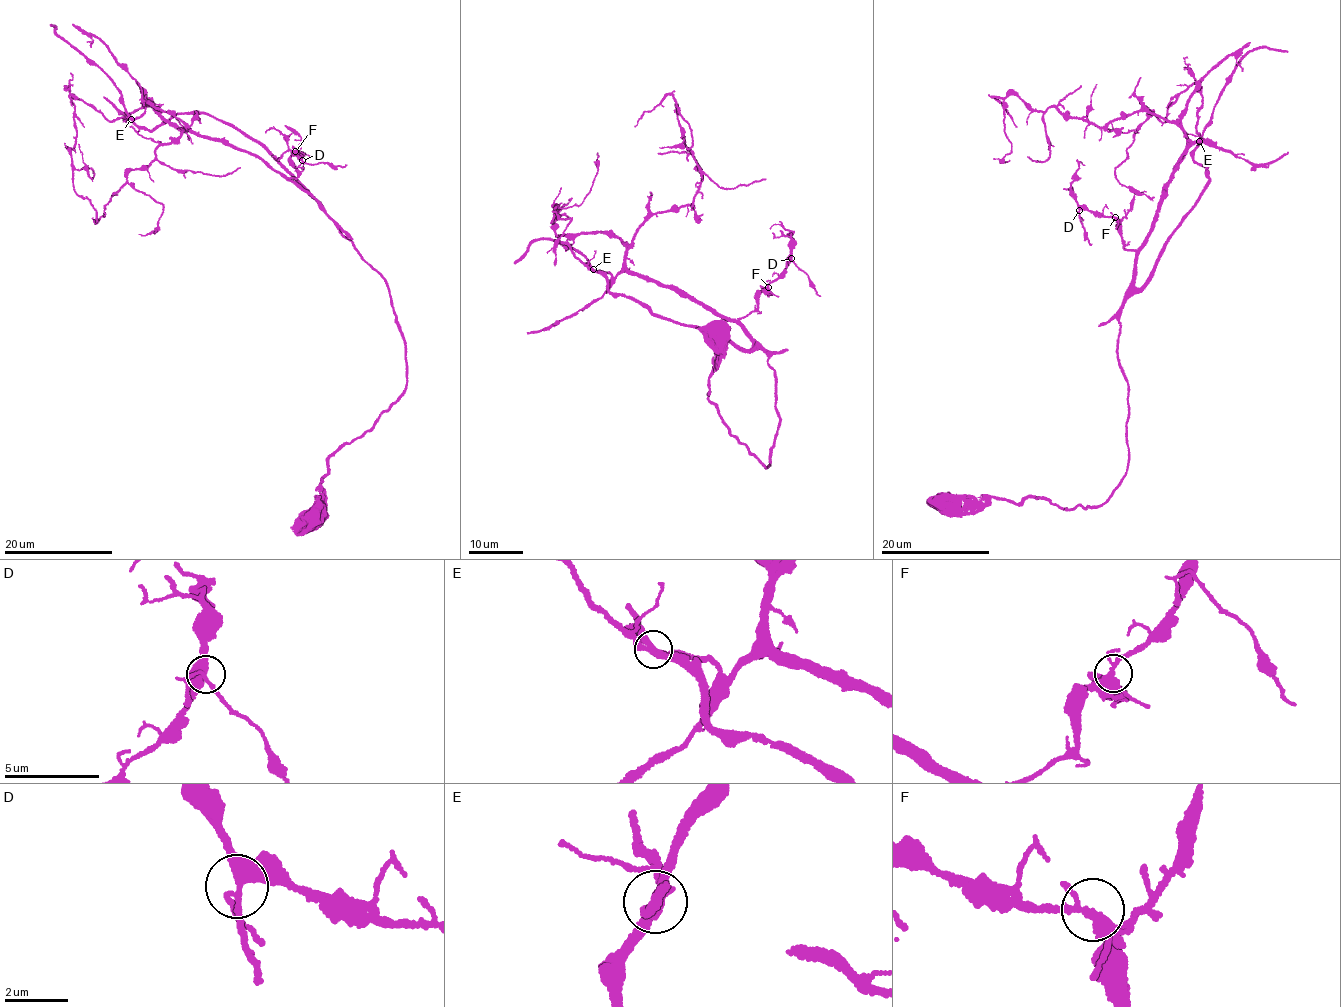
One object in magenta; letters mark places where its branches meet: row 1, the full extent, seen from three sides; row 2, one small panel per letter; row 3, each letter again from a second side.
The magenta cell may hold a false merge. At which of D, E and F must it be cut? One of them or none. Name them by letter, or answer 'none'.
none

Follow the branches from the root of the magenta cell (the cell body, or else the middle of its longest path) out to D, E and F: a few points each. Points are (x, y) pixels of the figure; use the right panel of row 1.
D: (941, 500), (1097, 507), (1126, 471), (1117, 346), (1137, 258), (1118, 219), (1079, 210)
E: (941, 500), (1029, 497), (1065, 509), (1109, 497), (1129, 456), (1119, 320), (1166, 186), (1199, 141)
F: (941, 500), (1029, 497), (1097, 507), (1126, 471), (1128, 392), (1117, 346), (1137, 258), (1123, 248), (1115, 217)

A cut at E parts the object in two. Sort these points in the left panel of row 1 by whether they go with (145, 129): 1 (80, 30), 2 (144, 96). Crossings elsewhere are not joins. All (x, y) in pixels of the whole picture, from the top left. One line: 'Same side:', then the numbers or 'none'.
Same side: none

